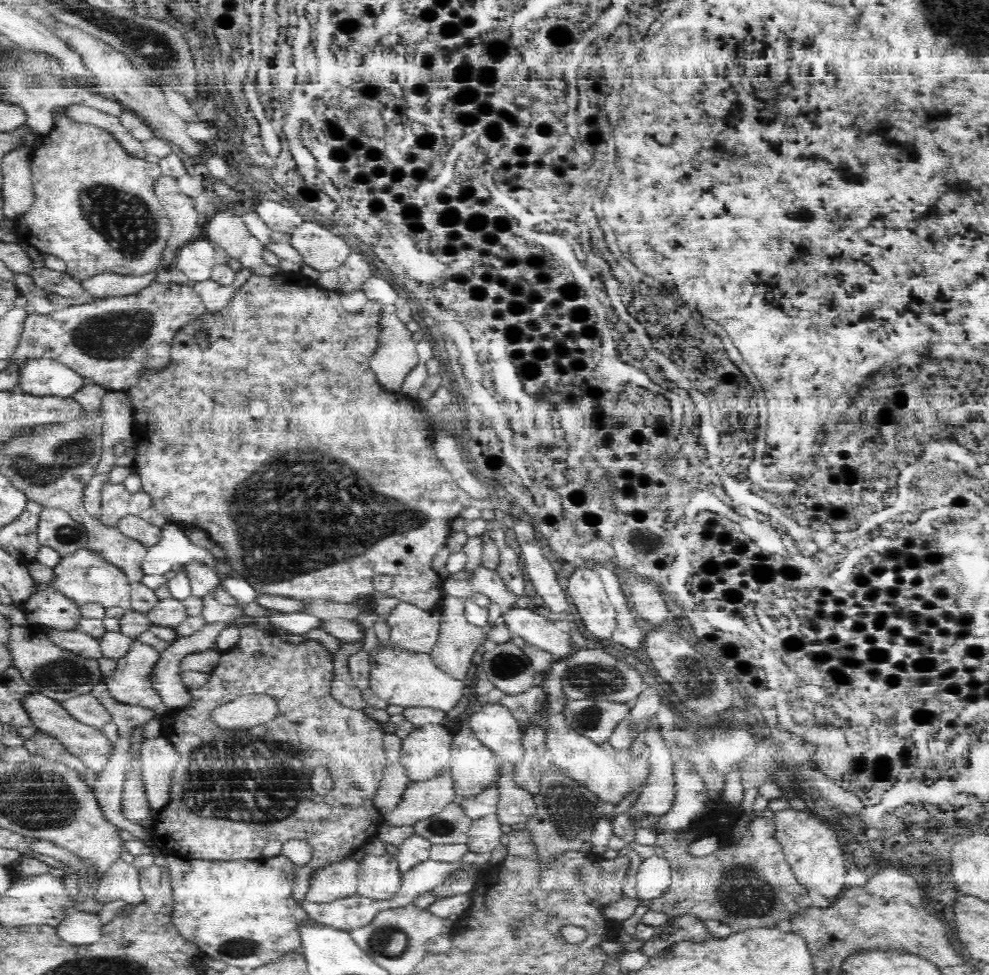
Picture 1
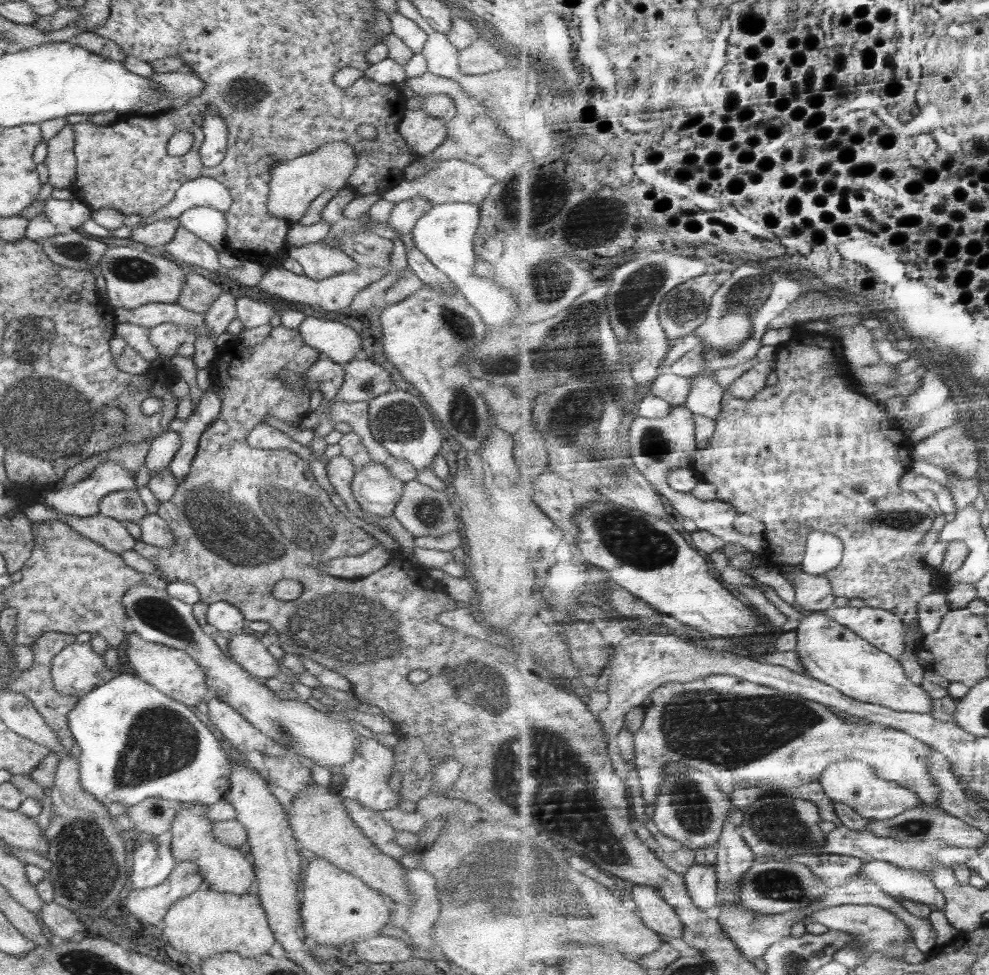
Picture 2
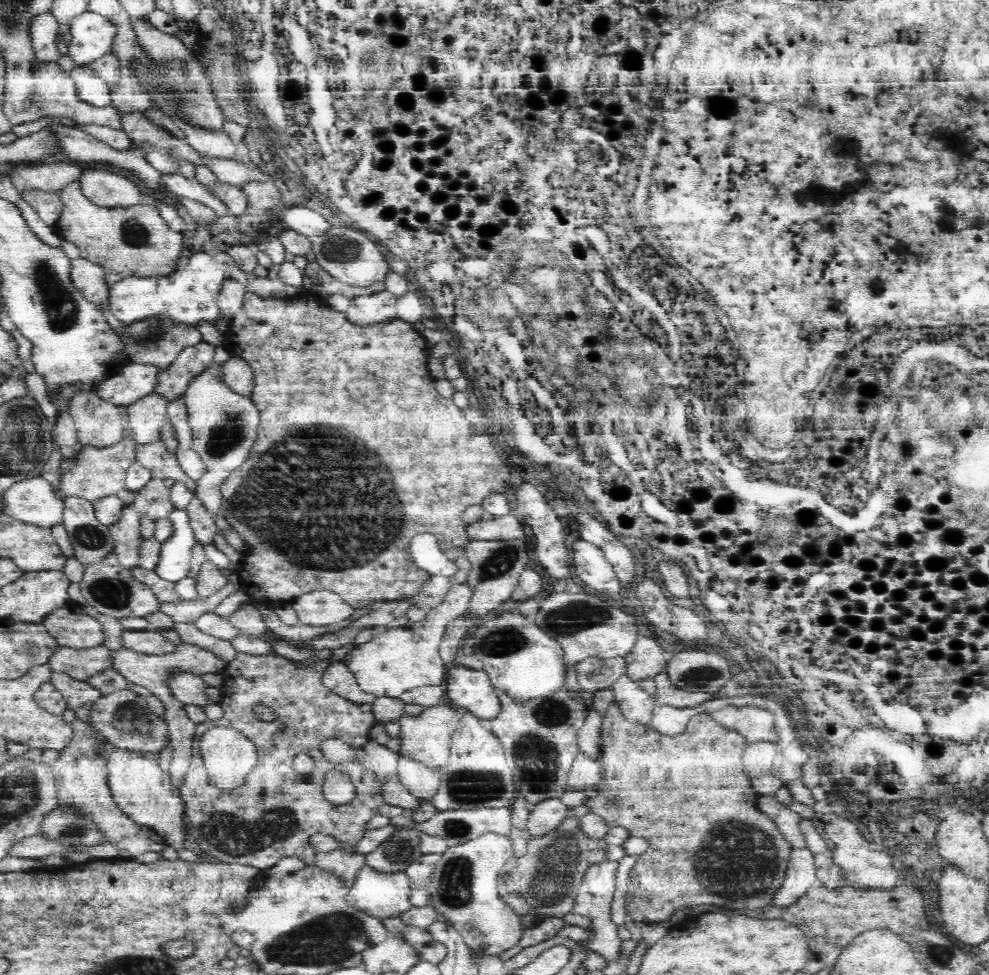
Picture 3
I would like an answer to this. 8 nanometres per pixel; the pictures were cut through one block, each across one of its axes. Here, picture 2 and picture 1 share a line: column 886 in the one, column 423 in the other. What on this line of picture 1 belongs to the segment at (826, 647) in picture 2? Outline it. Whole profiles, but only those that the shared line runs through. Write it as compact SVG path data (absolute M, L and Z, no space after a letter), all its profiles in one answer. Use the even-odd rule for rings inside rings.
M388 640L386 644L382 644L382 647L378 646L379 642L368 652L369 687L389 705L430 706L449 711L465 695L463 680L454 678L434 664L431 653L408 650L403 646L398 646L393 640Z

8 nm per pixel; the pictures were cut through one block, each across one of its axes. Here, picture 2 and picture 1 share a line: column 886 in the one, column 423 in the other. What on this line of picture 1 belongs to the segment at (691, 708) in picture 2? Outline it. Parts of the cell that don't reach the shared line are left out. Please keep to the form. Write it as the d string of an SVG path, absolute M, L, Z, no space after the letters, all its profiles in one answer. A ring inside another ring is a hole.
M428 723L414 728L406 738L403 738L400 762L407 767L412 781L434 778L445 767L448 768L453 744L453 734L442 723Z

